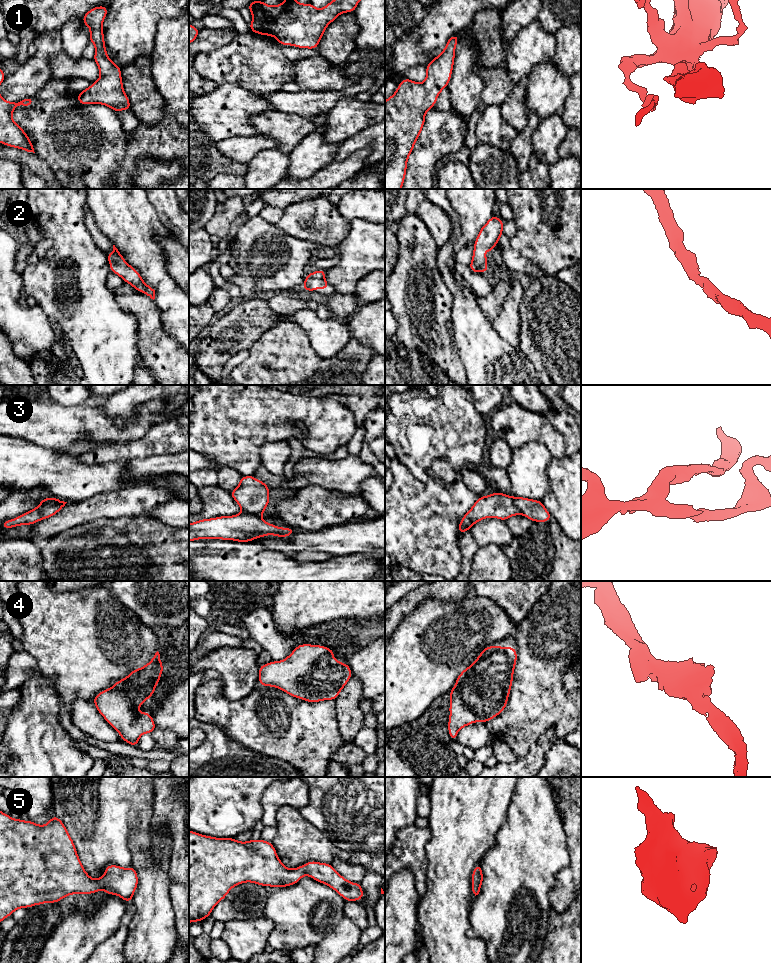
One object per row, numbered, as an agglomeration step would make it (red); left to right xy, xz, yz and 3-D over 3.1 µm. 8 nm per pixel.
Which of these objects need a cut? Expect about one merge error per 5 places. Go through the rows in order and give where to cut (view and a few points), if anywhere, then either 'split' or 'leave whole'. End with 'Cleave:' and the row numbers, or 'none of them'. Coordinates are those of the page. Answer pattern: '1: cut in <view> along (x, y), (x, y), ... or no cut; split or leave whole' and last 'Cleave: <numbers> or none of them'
1: no cut; leave whole
2: no cut; leave whole
3: cut in xy along (58, 500), (54, 503), (42, 503), (40, 505); split
4: no cut; leave whole
5: no cut; leave whole
Cleave: 3

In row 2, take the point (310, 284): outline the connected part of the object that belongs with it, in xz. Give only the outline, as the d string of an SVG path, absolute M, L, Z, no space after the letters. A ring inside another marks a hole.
M318 270L306 275L302 289L313 292L315 289L328 289L330 284L324 279L326 270Z

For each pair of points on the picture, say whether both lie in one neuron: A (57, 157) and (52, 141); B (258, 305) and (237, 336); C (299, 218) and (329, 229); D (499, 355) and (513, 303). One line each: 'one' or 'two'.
A: one
B: one
C: one
D: two

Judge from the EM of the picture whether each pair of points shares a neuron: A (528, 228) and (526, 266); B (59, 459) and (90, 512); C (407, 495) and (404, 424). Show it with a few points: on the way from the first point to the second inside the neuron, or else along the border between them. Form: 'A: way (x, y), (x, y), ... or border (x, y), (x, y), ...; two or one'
A: border (509, 242), (513, 248), (532, 261), (544, 273); two
B: border (106, 493), (92, 495), (79, 501), (67, 502); two
C: border (396, 457), (418, 479), (424, 481); two

